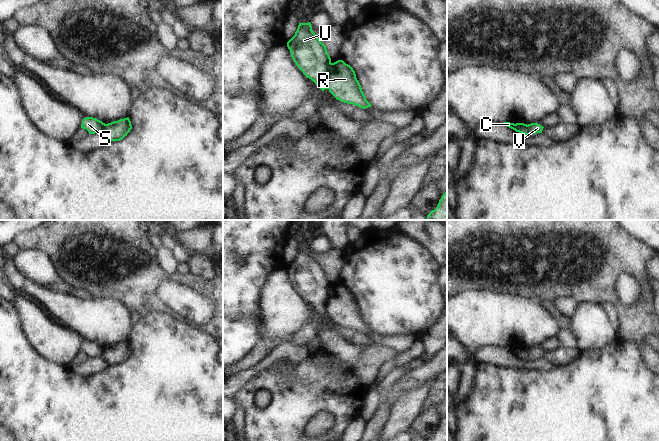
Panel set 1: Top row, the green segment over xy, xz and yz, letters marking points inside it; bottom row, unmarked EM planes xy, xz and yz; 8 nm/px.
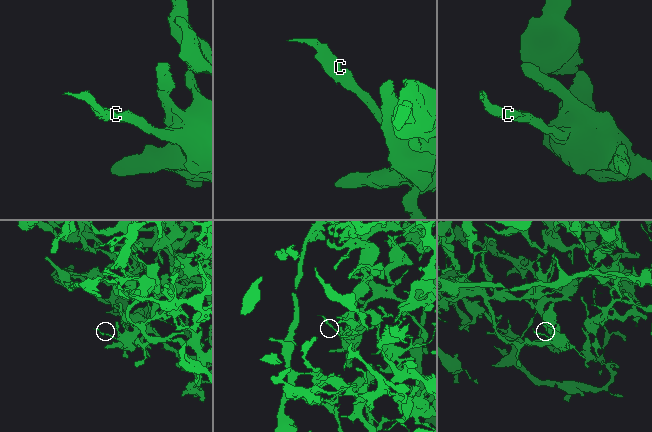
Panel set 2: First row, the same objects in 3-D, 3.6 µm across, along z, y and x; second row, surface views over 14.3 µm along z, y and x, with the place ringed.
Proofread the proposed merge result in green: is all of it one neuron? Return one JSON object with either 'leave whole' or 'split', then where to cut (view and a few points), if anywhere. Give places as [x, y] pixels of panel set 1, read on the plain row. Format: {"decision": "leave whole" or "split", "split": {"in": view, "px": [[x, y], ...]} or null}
{"decision": "split", "split": {"in": "xz", "px": [[332, 287], [329, 293], [329, 310], [327, 312]]}}

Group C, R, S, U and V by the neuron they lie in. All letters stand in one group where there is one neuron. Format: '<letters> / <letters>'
C S U / R V

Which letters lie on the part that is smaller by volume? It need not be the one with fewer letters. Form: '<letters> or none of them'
C, S, U

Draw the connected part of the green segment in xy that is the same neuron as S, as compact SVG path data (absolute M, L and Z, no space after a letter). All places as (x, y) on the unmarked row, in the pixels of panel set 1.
M86 341L82 345L81 352L86 353L89 358L95 358L103 356L105 353L105 349L105 347L96 342Z

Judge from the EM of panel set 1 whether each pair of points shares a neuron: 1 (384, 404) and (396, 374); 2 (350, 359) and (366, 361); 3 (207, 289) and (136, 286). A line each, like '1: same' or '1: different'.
1: same
2: different
3: same

